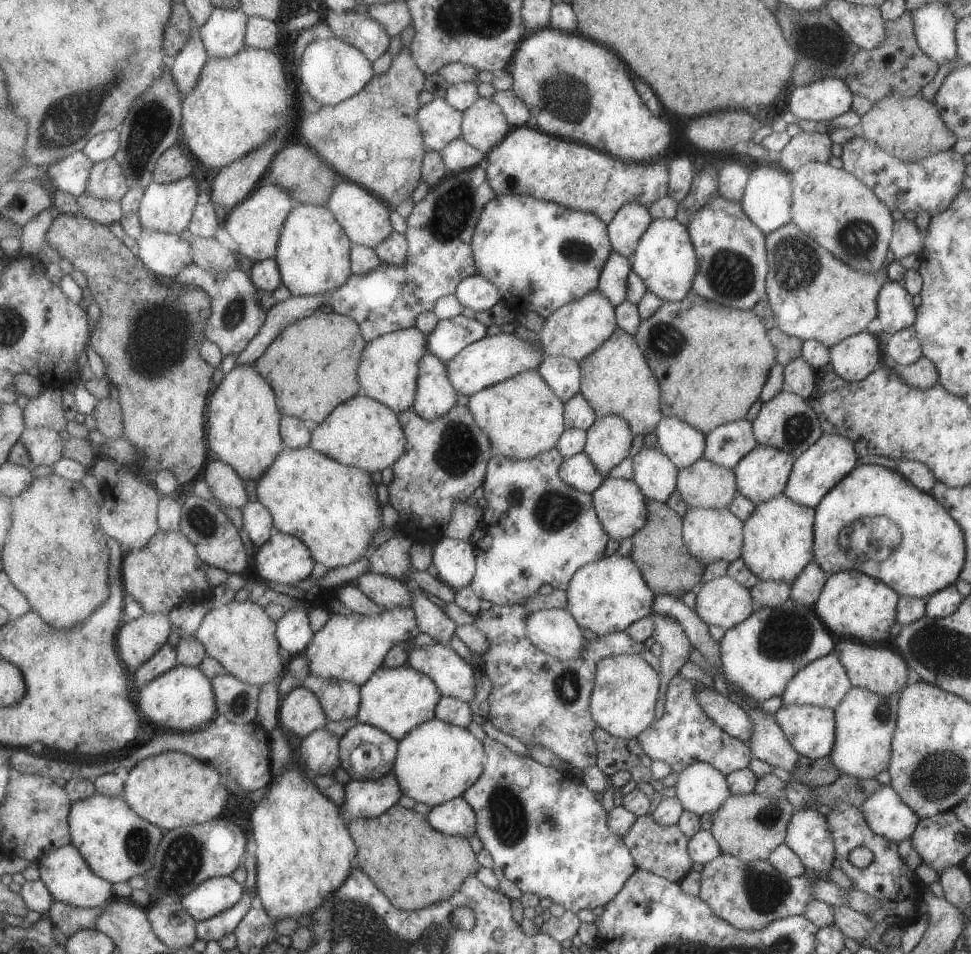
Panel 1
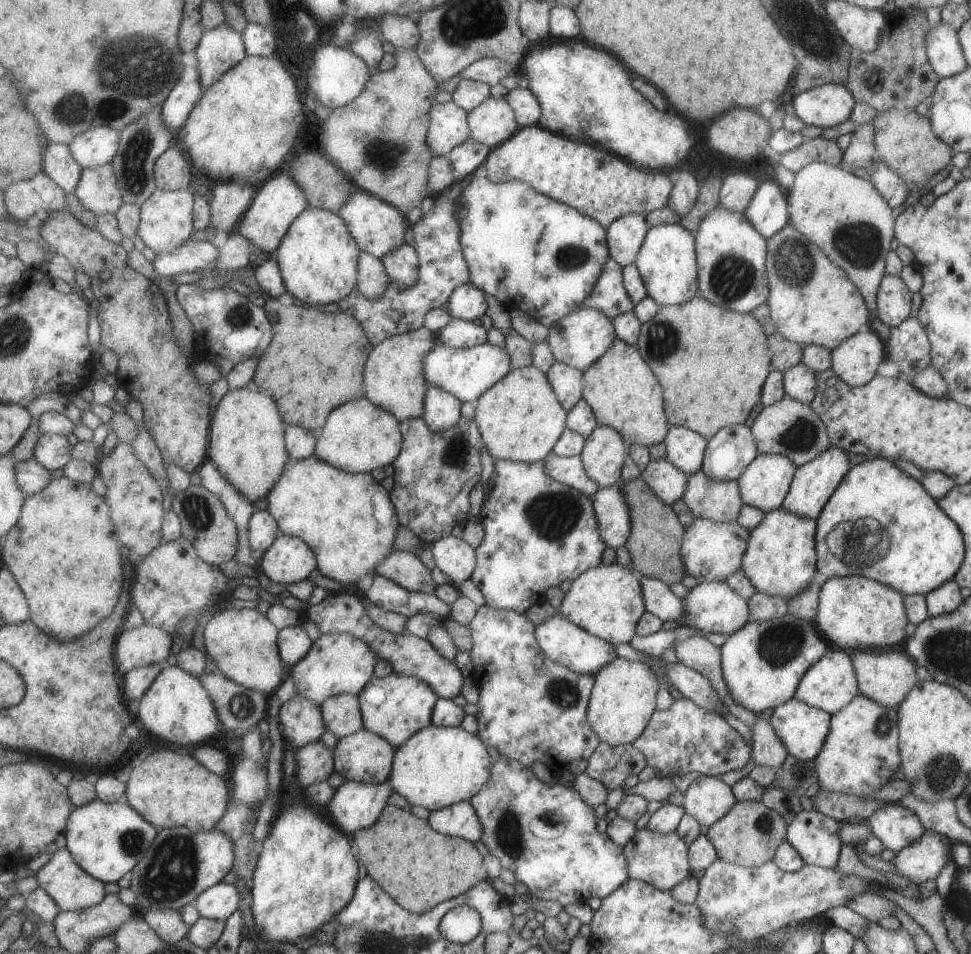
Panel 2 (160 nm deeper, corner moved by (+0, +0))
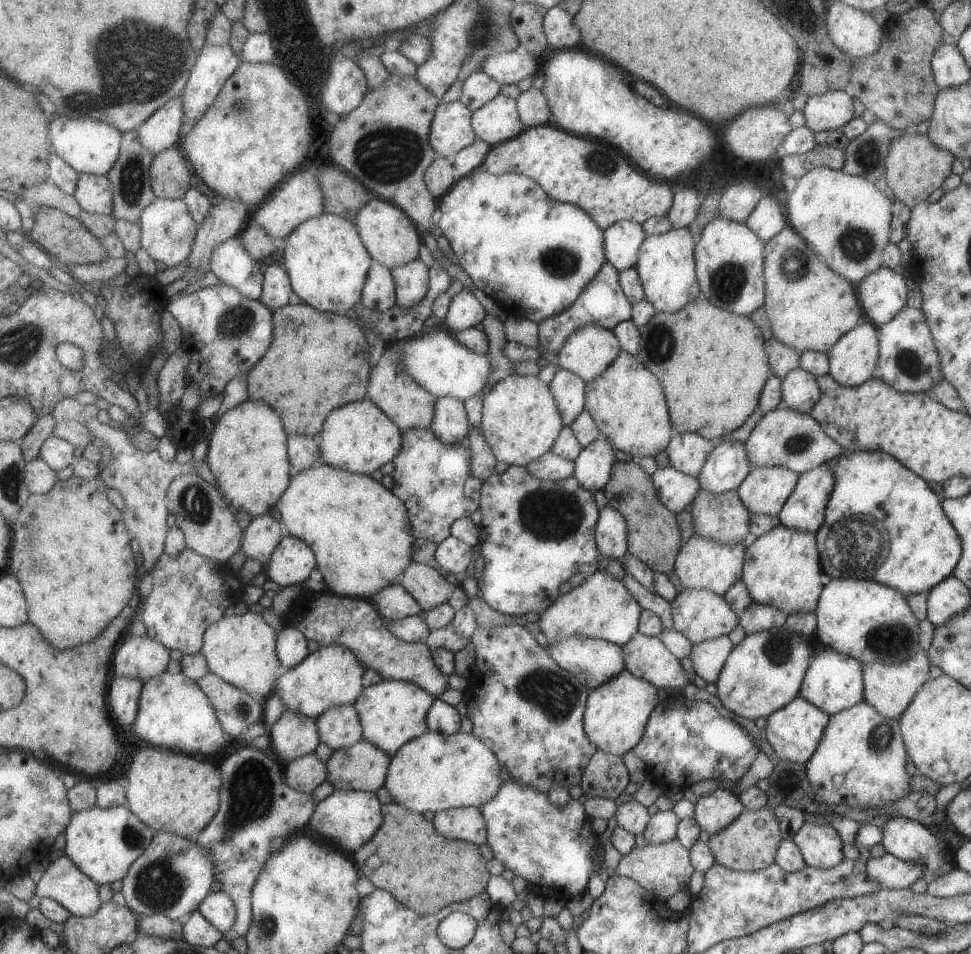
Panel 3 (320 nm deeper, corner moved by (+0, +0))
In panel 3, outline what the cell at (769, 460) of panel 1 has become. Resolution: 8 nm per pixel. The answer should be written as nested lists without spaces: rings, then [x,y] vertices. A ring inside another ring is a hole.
[[[755,466],[739,486],[736,492],[743,507],[752,514],[770,515],[776,517],[785,504],[785,500],[793,491],[798,475],[781,466]]]

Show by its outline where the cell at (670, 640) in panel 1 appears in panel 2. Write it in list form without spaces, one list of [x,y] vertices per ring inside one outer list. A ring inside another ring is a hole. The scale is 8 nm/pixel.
[[[695,636],[683,640],[678,639],[672,648],[676,652],[676,659],[707,678],[713,690],[718,694],[720,702],[737,720],[743,722],[752,731],[756,714],[731,700],[722,677],[720,647],[713,645],[703,636]]]

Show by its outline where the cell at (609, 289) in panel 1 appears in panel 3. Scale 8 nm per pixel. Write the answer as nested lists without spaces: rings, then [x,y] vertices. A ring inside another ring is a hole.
[[[605,262],[597,275],[581,290],[581,294],[577,299],[565,310],[557,316],[549,316],[545,320],[537,323],[538,329],[538,350],[545,348],[551,352],[558,352],[565,342],[565,338],[585,326],[585,324],[596,323],[607,330],[612,330],[619,322],[624,322],[630,319],[631,305],[627,298],[623,295],[621,288],[618,284],[618,271],[610,266],[609,262]]]

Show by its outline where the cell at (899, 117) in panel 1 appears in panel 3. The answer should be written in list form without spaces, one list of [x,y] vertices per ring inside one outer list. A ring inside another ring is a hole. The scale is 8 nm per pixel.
[[[908,128],[903,130],[901,136],[895,136],[889,140],[887,156],[885,156],[884,175],[891,198],[901,202],[906,208],[913,208],[919,202],[926,201],[926,198],[937,188],[941,182],[951,173],[954,162],[953,154],[934,146],[925,132]]]

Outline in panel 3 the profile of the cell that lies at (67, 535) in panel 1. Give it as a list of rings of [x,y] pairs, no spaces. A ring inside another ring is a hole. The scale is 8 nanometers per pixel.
[[[72,476],[66,481],[59,480],[49,493],[32,494],[21,520],[12,526],[11,568],[8,571],[13,570],[25,586],[30,623],[60,650],[75,648],[101,636],[127,608],[137,588],[139,570],[131,548],[133,538],[125,524],[124,512],[109,500],[107,488],[101,477],[83,479]]]

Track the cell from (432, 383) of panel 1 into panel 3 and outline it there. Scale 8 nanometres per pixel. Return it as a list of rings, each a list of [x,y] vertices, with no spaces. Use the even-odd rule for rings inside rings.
[[[437,397],[432,430],[440,440],[448,444],[467,441],[469,437],[469,418],[465,402],[455,397]]]

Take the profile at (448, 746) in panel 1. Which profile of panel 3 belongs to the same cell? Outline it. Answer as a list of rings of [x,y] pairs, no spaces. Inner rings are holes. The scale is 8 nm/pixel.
[[[430,730],[420,738],[415,738],[405,744],[395,757],[392,757],[392,766],[389,770],[388,782],[385,787],[394,799],[394,803],[408,807],[409,810],[425,814],[432,811],[434,814],[448,809],[485,805],[489,798],[497,795],[500,790],[501,776],[499,776],[499,760],[488,747],[472,733],[459,732],[458,734],[445,734],[445,732]]]

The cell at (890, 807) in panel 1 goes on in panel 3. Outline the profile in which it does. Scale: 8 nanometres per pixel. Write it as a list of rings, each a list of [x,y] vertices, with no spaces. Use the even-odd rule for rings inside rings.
[[[895,815],[893,818],[888,818],[880,829],[882,834],[880,844],[886,853],[904,862],[925,866],[923,879],[928,880],[929,878],[941,876],[941,874],[945,874],[945,872],[949,872],[954,868],[951,856],[947,854],[948,843],[946,841],[944,843],[939,842],[935,838],[935,834],[931,830],[924,828],[919,822]]]

